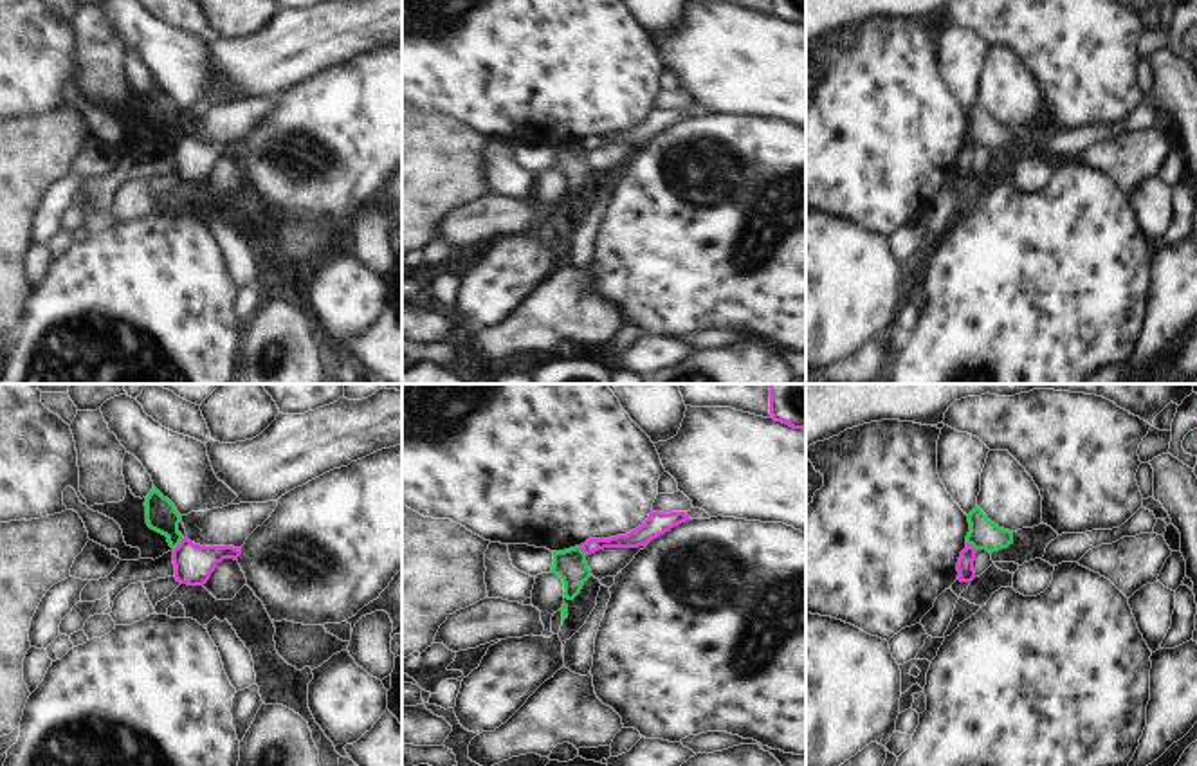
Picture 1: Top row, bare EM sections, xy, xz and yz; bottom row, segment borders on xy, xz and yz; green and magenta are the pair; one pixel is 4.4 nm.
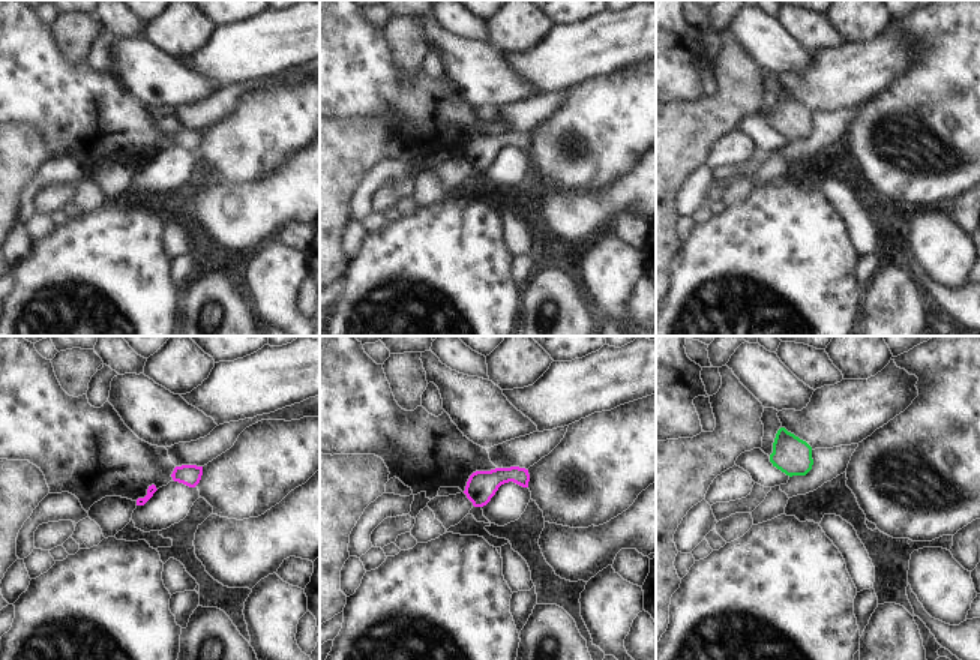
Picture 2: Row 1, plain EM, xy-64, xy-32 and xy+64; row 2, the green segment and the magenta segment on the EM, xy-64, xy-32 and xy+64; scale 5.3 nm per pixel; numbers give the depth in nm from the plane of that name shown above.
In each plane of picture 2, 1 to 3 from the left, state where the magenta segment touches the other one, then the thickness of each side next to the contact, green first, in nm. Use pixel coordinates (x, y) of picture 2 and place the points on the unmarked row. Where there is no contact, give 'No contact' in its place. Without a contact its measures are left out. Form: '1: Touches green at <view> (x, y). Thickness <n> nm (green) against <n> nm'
1: No contact
2: No contact
3: No contact

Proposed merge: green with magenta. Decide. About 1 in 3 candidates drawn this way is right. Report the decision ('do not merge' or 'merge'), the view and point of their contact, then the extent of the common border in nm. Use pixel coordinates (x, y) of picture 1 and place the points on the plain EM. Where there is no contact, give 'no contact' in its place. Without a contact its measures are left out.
do not merge; contact xy (179, 139); length 80 nm

